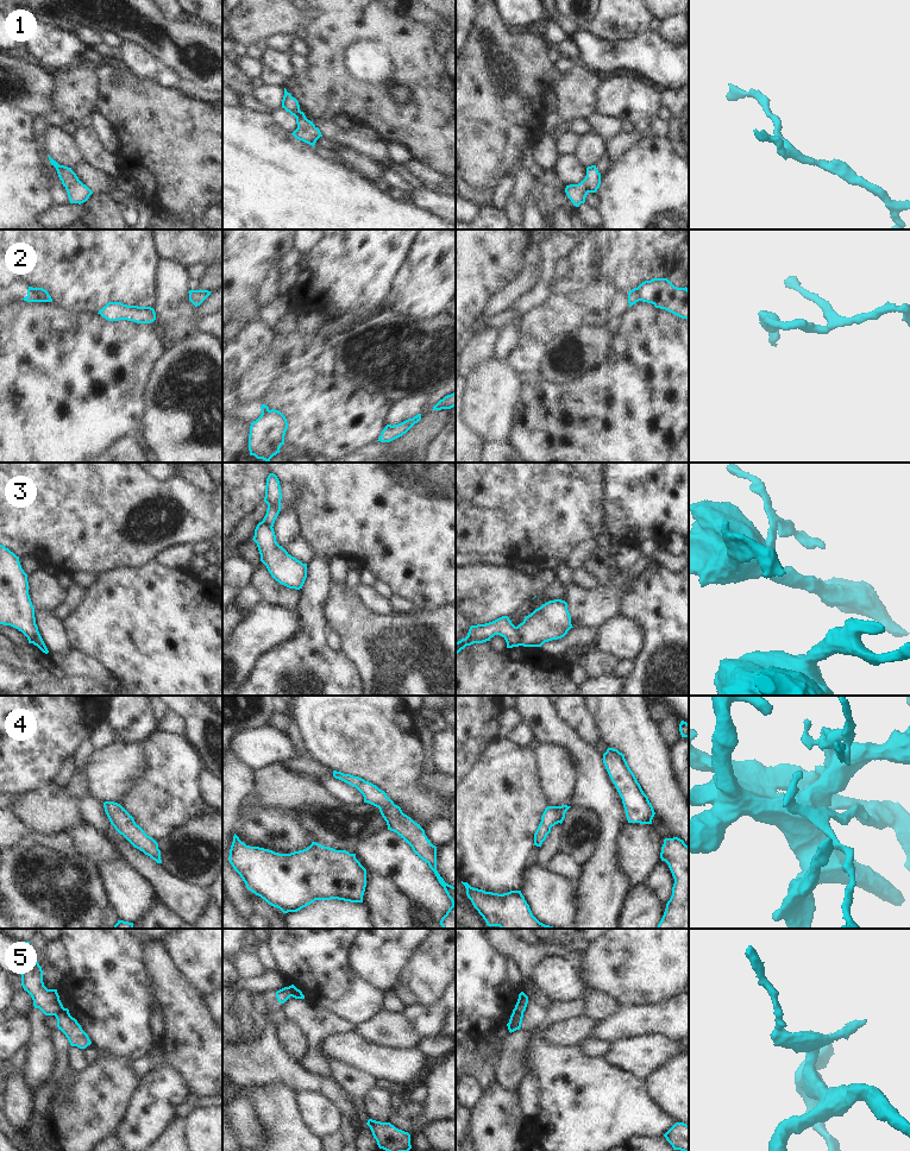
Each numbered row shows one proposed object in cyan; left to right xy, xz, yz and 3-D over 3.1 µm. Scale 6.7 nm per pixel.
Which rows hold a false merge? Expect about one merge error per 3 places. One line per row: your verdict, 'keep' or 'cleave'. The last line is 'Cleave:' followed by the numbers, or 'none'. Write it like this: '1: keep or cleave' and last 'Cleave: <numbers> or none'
1: keep
2: cleave
3: cleave
4: keep
5: cleave
Cleave: 2, 3, 5

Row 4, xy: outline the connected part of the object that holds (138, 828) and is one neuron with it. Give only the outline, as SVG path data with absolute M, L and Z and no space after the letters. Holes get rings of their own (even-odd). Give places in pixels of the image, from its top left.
M105 801L105 812L114 826L134 848L150 856L157 863L162 863L158 843L136 824L133 817L118 803Z

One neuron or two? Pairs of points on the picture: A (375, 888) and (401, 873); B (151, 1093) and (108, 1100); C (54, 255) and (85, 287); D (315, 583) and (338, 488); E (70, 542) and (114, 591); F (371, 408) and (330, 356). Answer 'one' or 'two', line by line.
A: two
B: two
C: one
D: two
E: two
F: two

